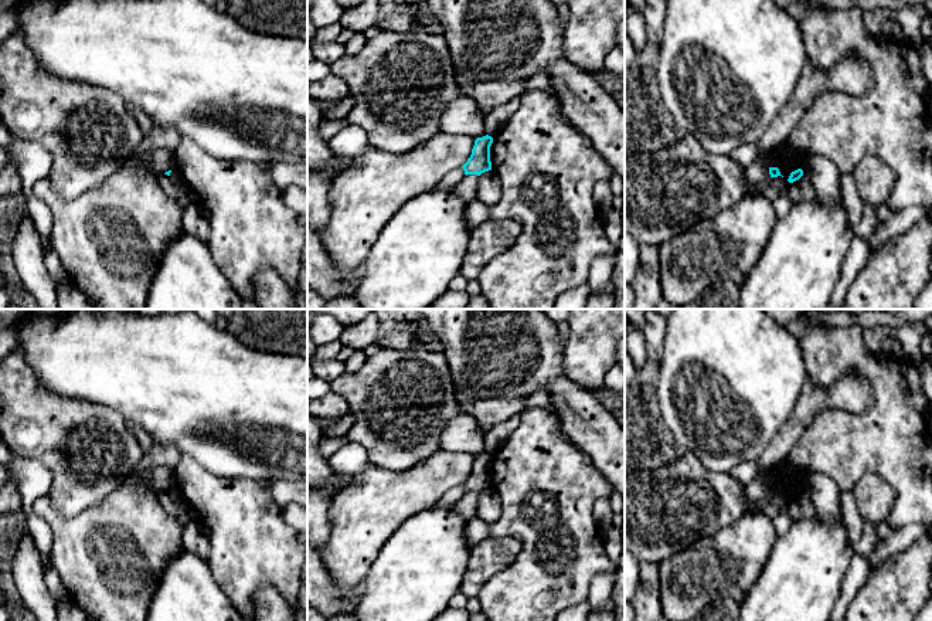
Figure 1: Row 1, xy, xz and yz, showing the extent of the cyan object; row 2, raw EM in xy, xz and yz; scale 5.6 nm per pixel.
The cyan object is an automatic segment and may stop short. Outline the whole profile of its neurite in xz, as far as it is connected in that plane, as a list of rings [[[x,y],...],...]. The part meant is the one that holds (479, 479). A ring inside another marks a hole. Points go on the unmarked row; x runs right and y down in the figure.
[[[489,452],[483,455],[477,455],[474,458],[474,464],[472,466],[470,475],[462,483],[466,493],[467,492],[480,493],[482,491],[491,488],[491,479],[490,479],[491,461],[493,461],[493,455]]]

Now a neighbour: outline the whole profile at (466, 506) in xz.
[[[467,492],[453,505],[453,510],[463,519],[469,520],[477,516],[477,503],[479,493]]]

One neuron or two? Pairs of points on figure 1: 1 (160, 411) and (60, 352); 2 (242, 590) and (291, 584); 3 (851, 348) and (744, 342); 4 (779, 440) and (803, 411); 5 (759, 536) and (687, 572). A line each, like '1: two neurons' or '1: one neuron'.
1: one neuron
2: one neuron
3: two neurons
4: one neuron
5: one neuron

